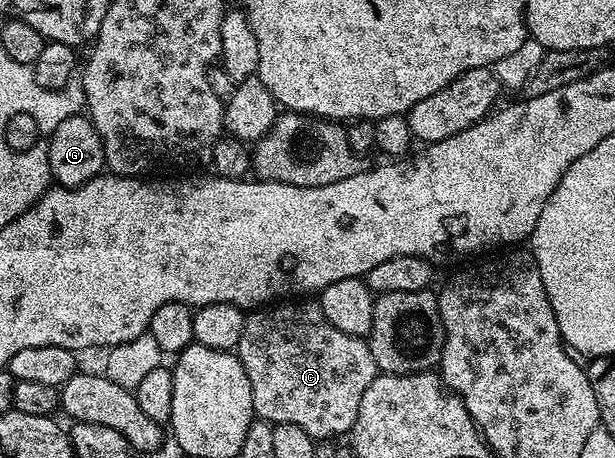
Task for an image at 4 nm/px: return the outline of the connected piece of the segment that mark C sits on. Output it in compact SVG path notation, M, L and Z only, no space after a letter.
M273 303L258 308L250 312L243 323L243 335L239 335L235 355L241 360L251 383L253 412L260 420L273 425L295 423L315 439L333 439L329 437L348 434L359 415L359 399L363 399L363 391L367 391L379 376L368 340L339 331L325 318L320 304L289 304L293 303Z

